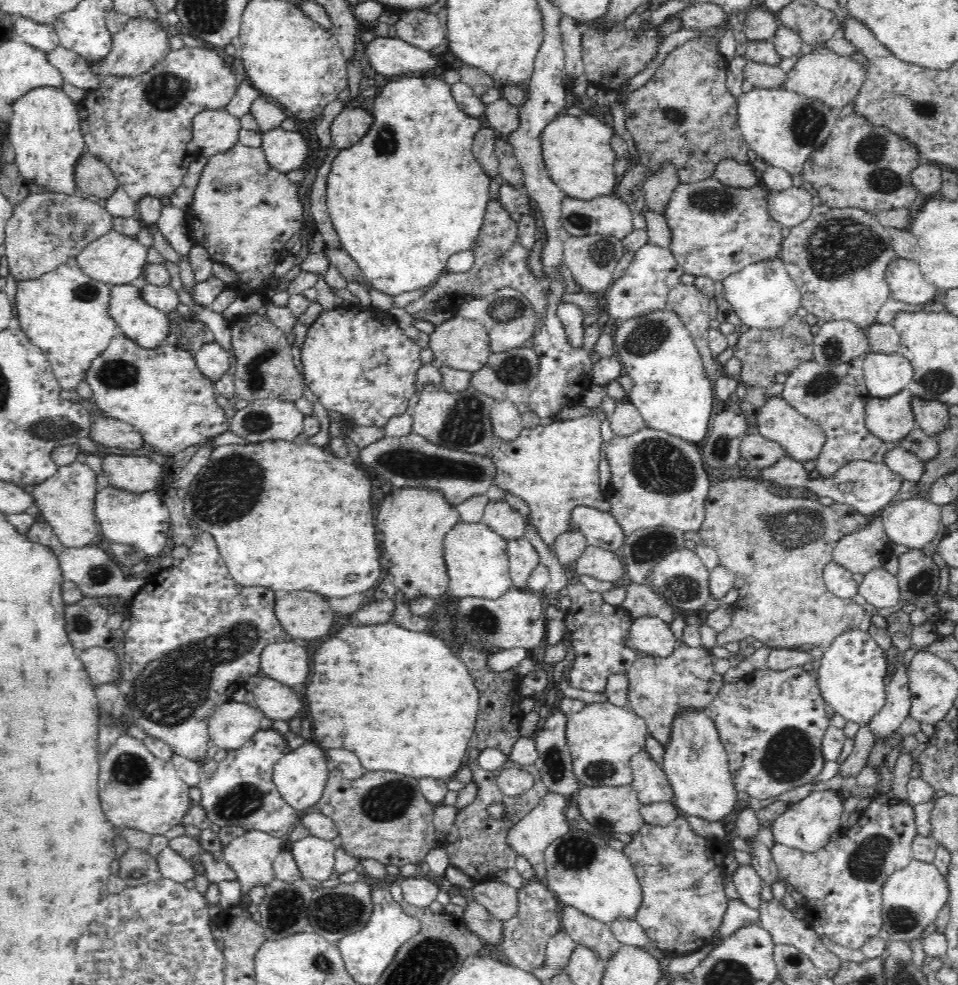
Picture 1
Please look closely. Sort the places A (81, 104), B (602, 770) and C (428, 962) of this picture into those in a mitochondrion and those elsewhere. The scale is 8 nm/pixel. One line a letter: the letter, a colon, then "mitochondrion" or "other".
A: other
B: mitochondrion
C: mitochondrion

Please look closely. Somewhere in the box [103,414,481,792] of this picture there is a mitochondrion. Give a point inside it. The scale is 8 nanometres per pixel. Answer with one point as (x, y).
(170, 692)

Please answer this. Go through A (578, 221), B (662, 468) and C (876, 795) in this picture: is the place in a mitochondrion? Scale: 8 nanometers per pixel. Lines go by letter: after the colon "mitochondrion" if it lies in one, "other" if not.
A: mitochondrion
B: mitochondrion
C: other

